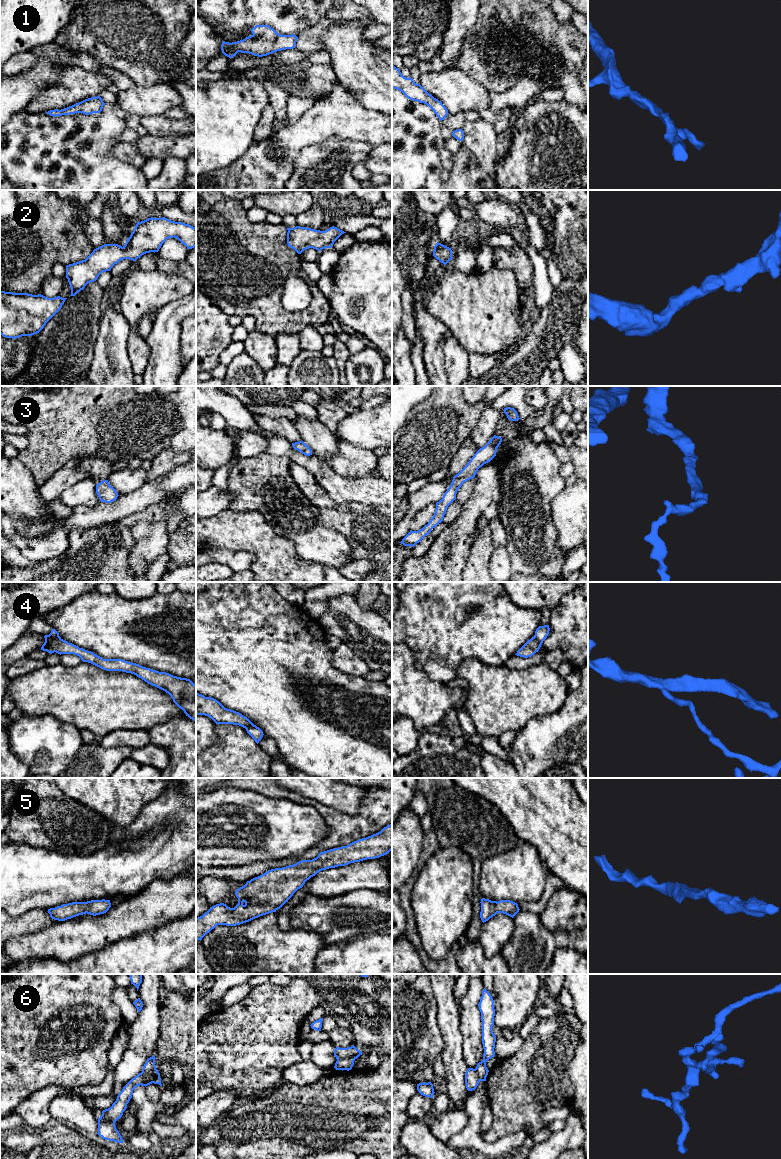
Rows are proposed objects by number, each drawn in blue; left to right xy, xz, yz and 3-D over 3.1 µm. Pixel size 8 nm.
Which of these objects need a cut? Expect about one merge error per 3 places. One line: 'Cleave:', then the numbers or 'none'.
Cleave: 4, 6

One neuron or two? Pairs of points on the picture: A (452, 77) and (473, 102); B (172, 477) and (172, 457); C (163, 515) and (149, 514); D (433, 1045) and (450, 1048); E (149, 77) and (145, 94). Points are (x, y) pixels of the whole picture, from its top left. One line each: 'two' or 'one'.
A: one
B: two
C: one
D: two
E: two

